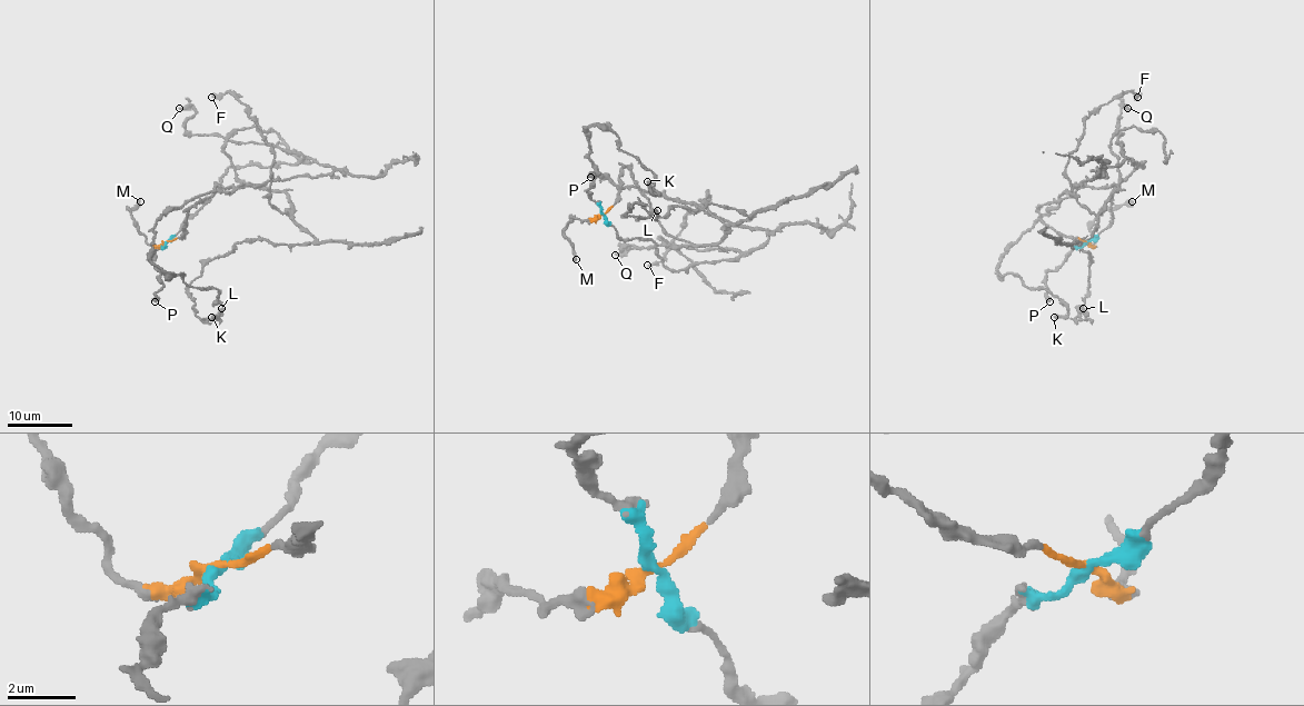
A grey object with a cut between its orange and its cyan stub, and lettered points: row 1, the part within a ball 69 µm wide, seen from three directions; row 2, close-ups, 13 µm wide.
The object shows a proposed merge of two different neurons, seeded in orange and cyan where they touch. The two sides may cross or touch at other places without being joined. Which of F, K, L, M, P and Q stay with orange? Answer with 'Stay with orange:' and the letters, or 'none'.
Stay with orange: F, L, M

